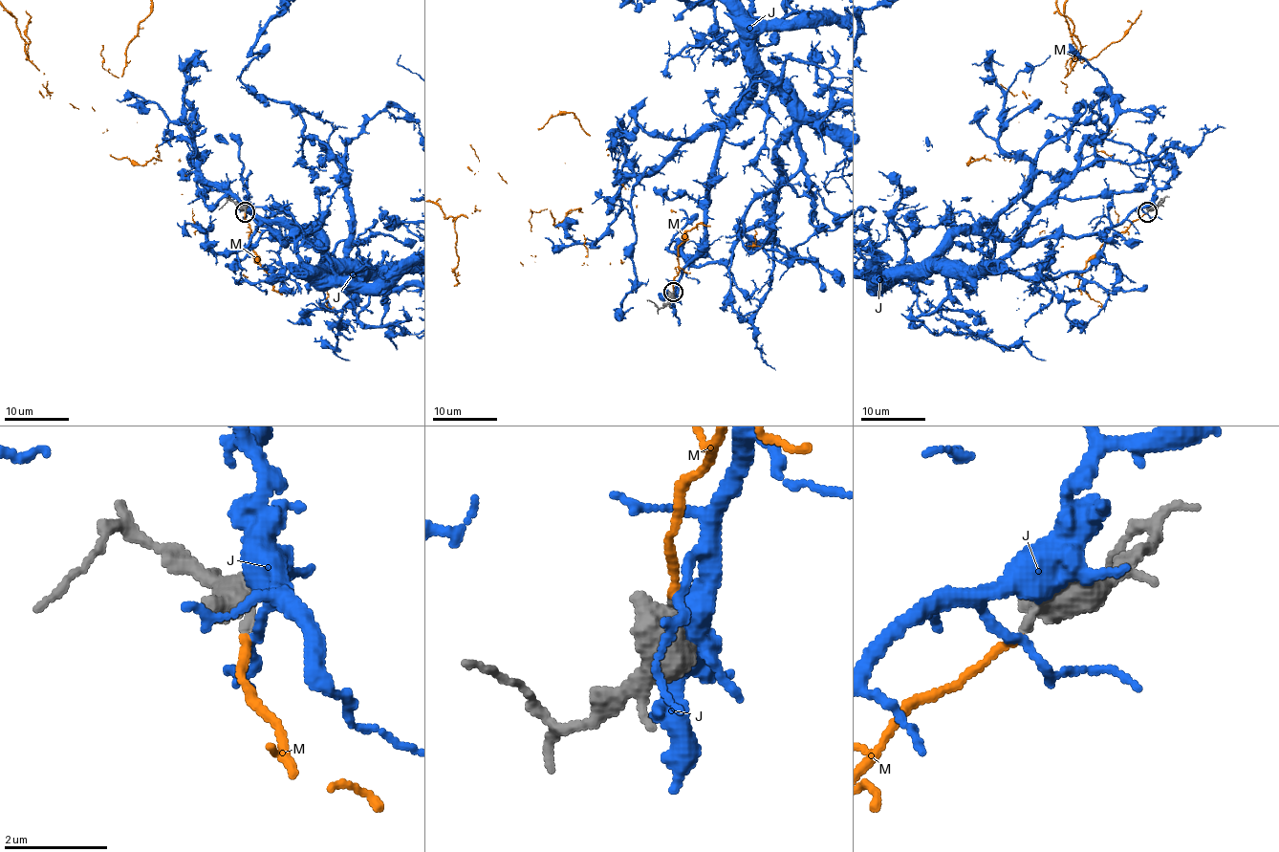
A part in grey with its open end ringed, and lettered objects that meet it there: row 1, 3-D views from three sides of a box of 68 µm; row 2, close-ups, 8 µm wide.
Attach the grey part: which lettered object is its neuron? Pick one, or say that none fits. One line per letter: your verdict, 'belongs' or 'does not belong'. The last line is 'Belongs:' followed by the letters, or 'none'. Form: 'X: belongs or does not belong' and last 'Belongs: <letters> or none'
J: does not belong
M: belongs
Belongs: M

